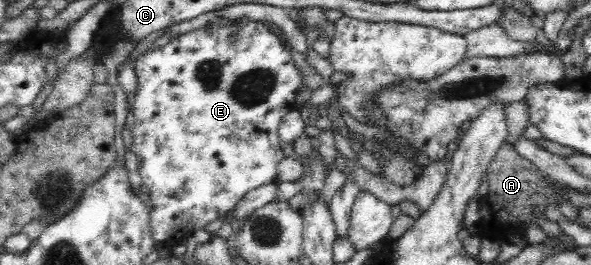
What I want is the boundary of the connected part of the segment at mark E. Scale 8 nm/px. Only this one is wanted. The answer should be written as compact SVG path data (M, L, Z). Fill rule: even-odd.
M240 18L236 20L239 25L227 27L214 27L212 29L200 28L183 35L176 35L163 47L151 49L138 57L134 64L135 75L138 81L138 92L135 95L133 106L136 115L136 126L132 132L134 136L134 150L140 164L139 173L144 186L152 191L150 198L154 203L154 210L150 210L150 227L152 237L156 239L156 246L176 245L180 238L187 236L196 227L202 229L204 225L218 220L220 216L232 211L247 193L258 188L265 182L277 178L277 167L285 158L280 147L277 135L278 126L288 112L295 109L296 94L302 86L302 72L297 70L283 41L278 38L265 23Z

